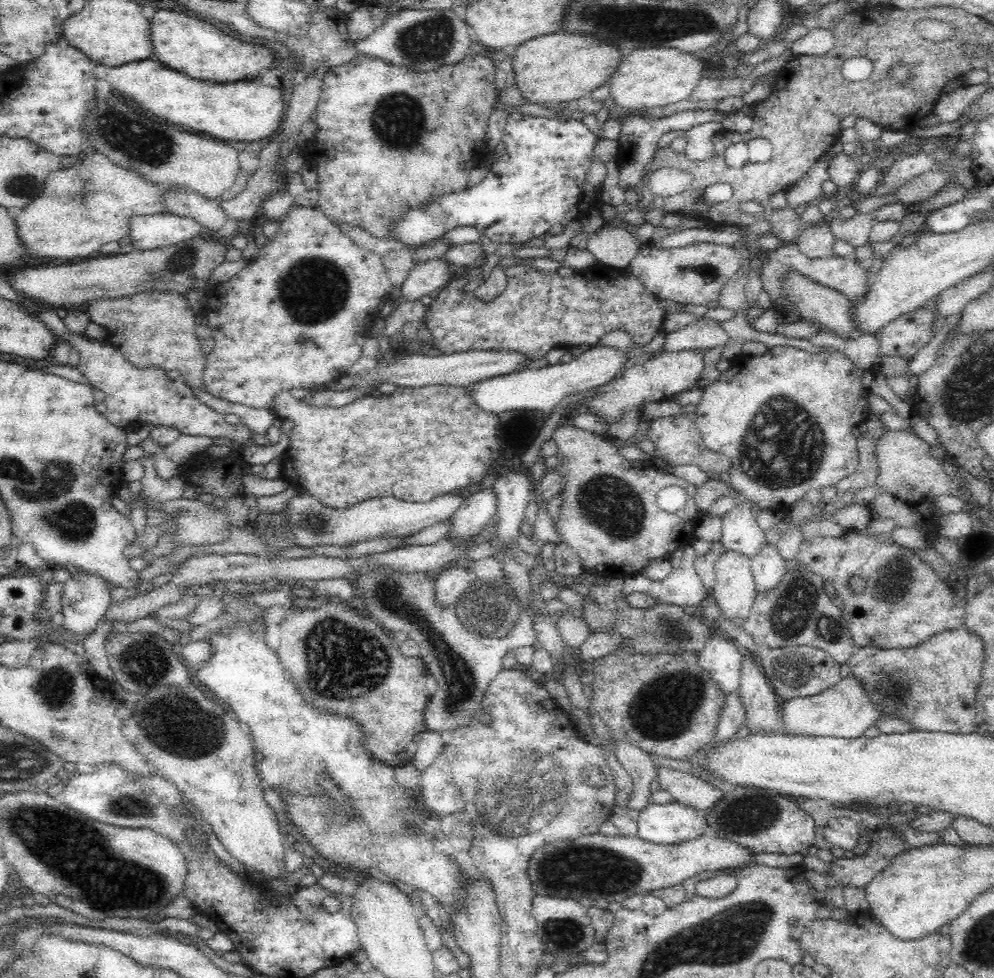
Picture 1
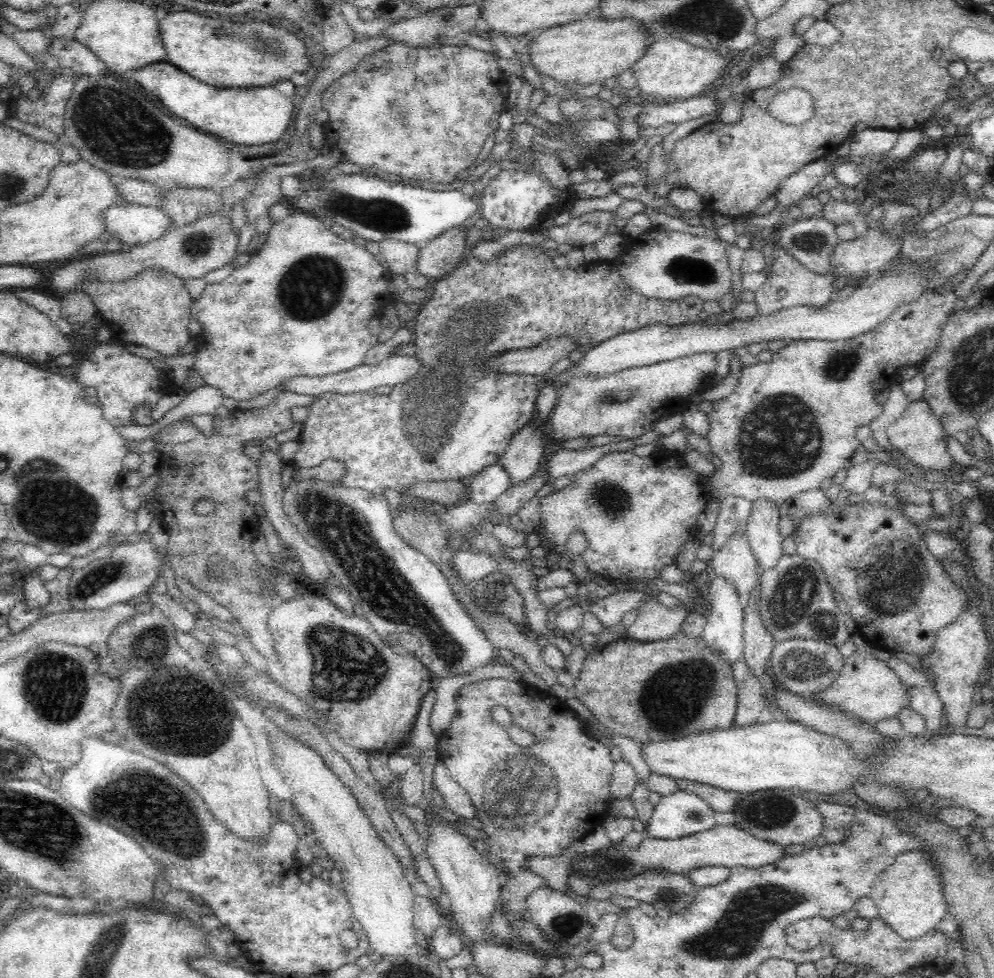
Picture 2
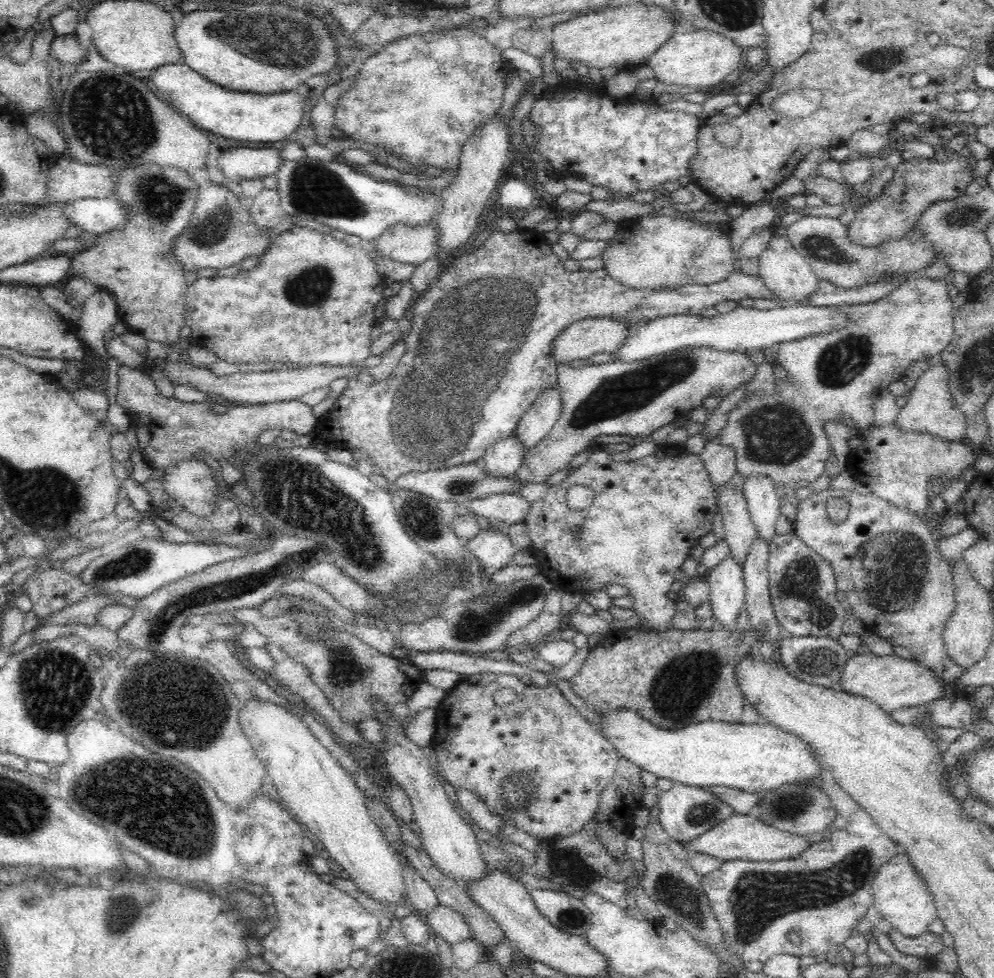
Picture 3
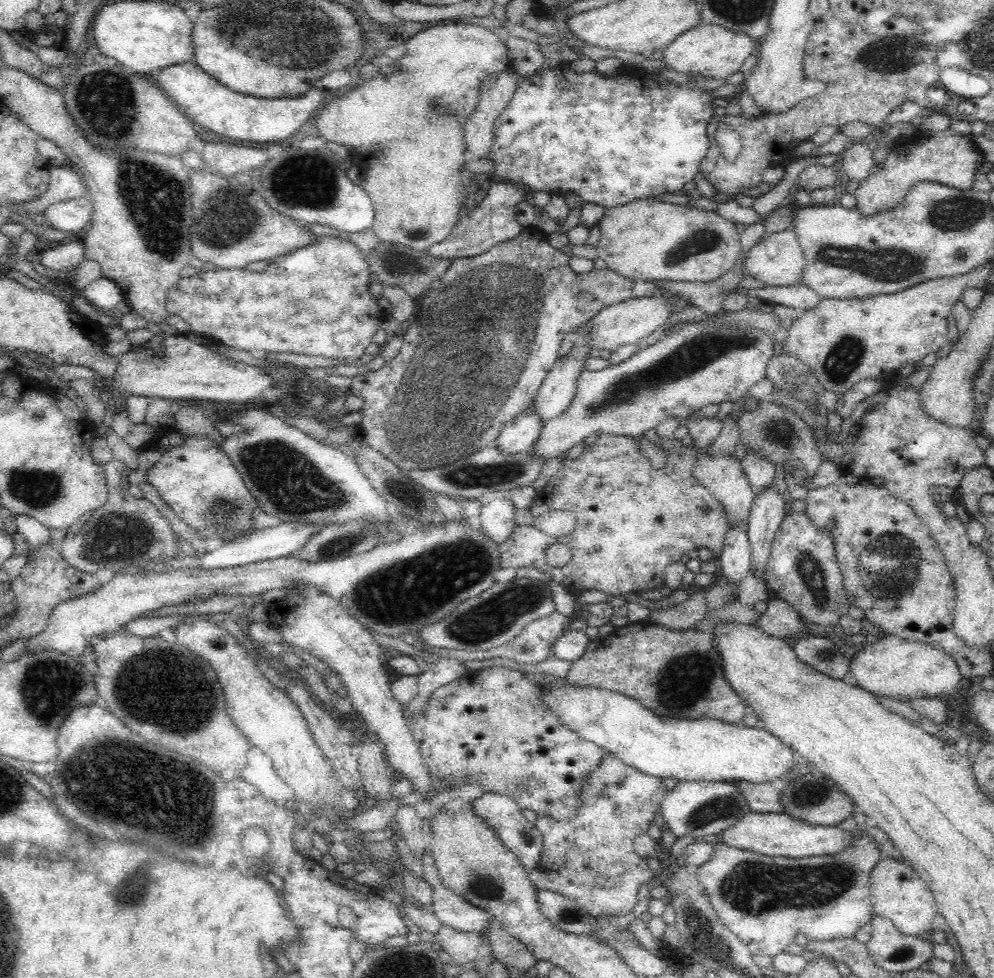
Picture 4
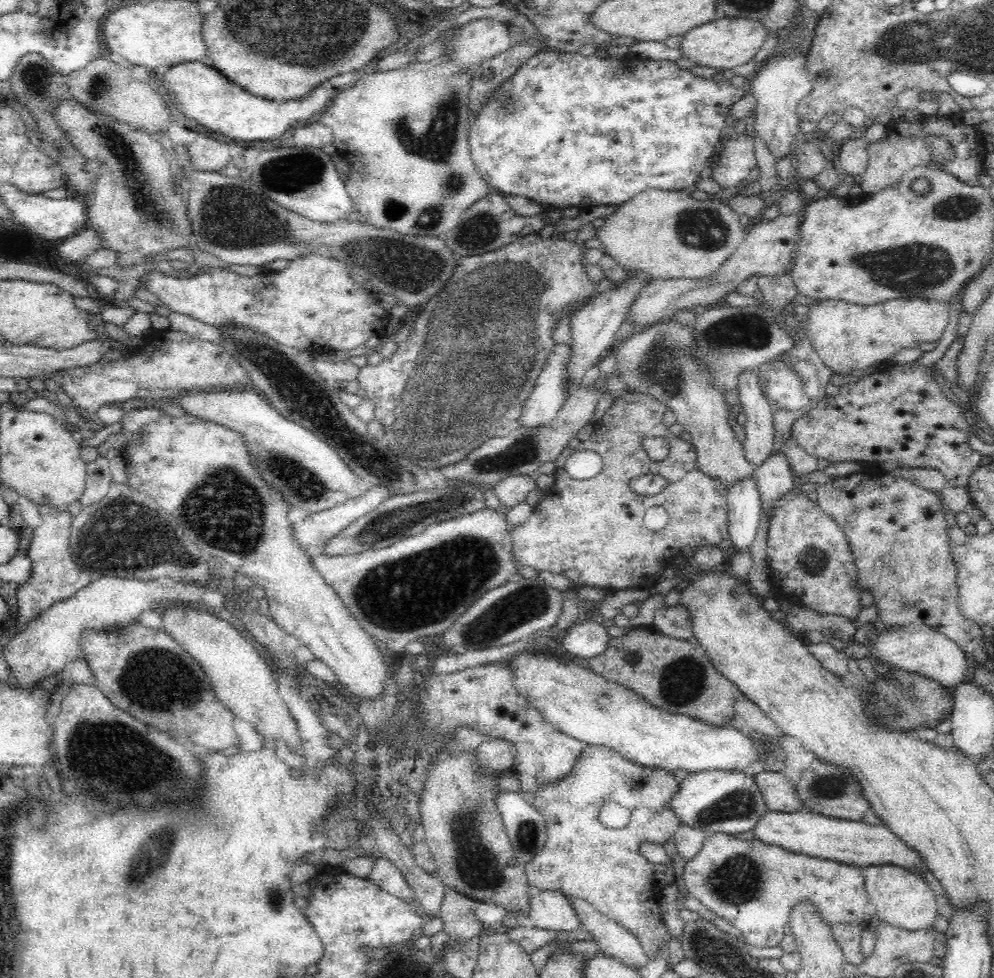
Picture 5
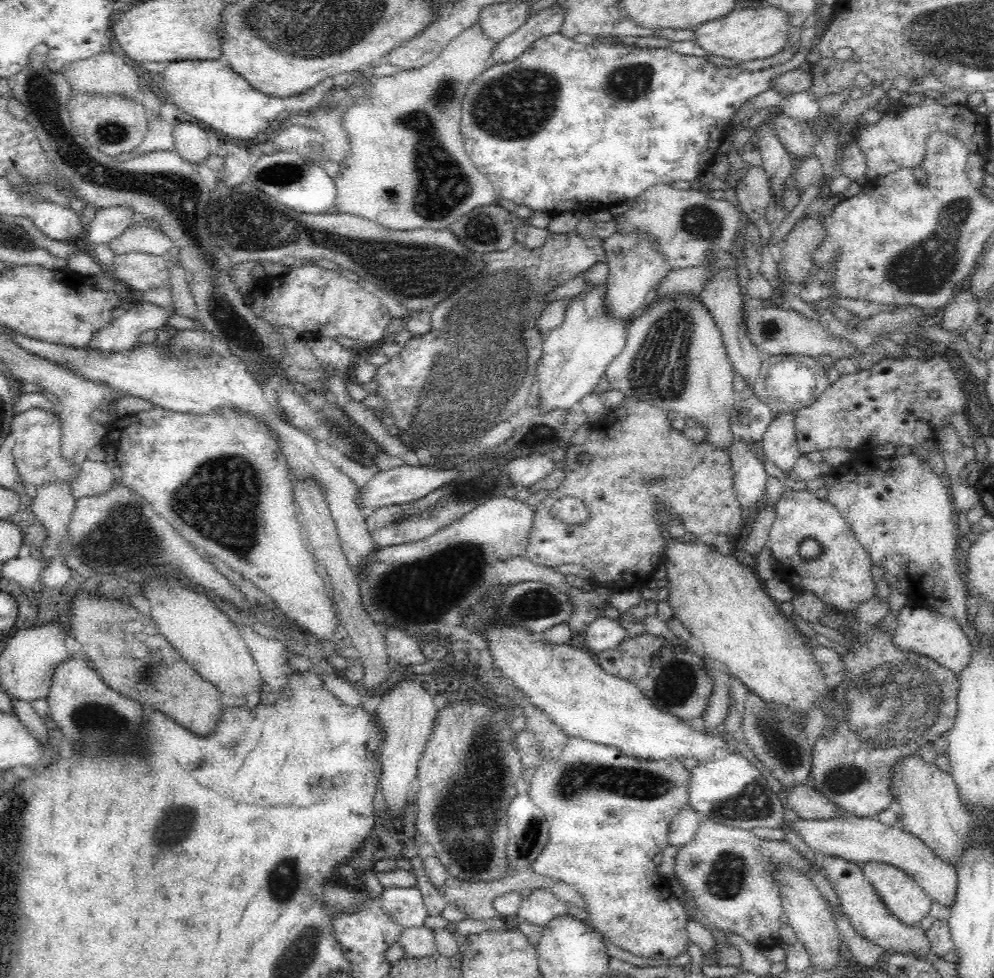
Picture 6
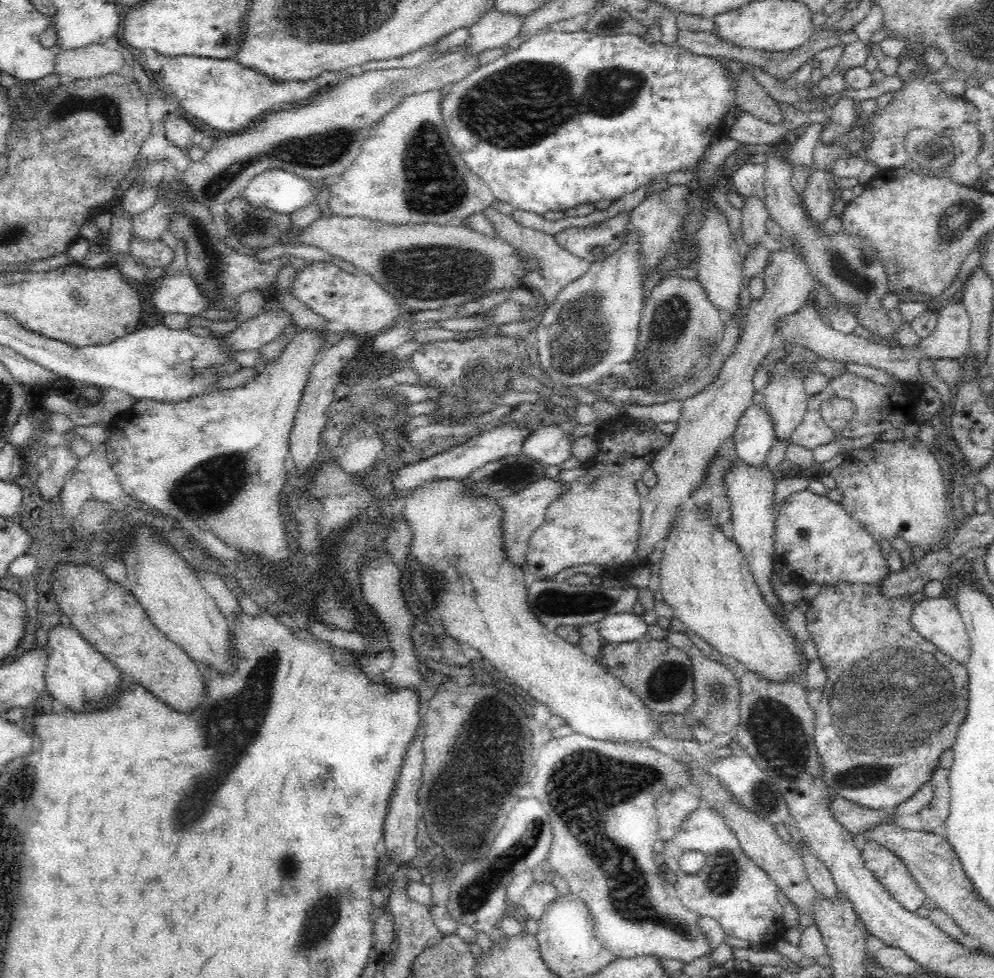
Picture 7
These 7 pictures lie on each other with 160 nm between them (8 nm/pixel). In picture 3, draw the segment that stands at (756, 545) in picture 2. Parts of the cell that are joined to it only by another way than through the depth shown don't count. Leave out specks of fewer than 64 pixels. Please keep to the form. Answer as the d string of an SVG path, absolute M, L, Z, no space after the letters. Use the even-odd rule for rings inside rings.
M750 475L742 488L750 519L754 523L756 536L770 546L776 534L776 523L782 515L782 505L776 486L766 475Z

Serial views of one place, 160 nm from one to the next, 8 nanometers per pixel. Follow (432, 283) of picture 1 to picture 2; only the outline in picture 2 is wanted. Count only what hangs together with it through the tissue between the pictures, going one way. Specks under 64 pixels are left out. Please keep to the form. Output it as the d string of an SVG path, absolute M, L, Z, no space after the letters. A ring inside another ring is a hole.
M454 227L421 245L414 270L432 284L453 271L469 252L464 241L466 230Z

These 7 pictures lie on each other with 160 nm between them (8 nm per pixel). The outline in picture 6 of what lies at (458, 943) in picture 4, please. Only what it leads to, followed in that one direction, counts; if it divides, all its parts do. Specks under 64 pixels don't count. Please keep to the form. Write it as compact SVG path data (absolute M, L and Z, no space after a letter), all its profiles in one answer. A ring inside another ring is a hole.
M532 870L514 872L512 875L493 880L492 882L462 881L449 876L446 882L444 882L444 886L442 886L441 894L444 900L446 900L446 905L454 905L462 909L468 920L486 921L496 917L496 909L492 909L492 902L494 902L494 899L498 898L498 896L508 893L519 893L521 890L526 889L533 891L537 888L548 889L560 900L563 900L567 906L581 908L583 911L587 912L587 904L582 894L574 887L550 877L543 877Z

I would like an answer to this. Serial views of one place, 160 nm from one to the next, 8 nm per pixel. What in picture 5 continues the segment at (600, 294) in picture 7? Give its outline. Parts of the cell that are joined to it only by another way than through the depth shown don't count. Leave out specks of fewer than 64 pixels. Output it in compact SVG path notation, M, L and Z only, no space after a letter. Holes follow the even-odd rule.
M556 344L552 356L538 376L536 386L522 406L521 414L517 418L519 427L533 429L550 424L557 417L565 403L567 384L567 370L564 364L571 356L569 344Z

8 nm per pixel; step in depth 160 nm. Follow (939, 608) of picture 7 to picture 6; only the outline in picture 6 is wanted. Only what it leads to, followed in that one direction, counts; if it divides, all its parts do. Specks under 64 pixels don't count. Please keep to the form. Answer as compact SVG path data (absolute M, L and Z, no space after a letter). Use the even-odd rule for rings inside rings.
M906 604L897 613L895 623L890 628L890 639L896 645L896 649L912 651L928 657L956 675L959 675L968 666L973 653L972 637L968 632L962 631L958 623L944 617L938 611L918 607L918 604Z

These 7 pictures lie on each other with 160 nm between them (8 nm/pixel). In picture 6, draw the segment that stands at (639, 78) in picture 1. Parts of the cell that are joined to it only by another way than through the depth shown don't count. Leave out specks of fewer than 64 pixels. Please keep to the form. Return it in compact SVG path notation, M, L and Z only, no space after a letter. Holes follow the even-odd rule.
M772 6L757 9L736 8L726 16L706 21L692 30L694 42L707 54L722 56L738 63L760 60L782 51L790 34L788 15Z

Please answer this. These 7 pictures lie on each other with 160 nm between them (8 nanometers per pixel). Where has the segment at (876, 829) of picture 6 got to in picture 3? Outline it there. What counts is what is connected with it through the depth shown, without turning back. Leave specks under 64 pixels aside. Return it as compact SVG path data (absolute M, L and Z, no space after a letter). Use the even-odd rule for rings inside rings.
M732 814L727 820L720 822L704 834L700 834L699 838L690 840L690 842L678 843L687 852L706 854L722 863L732 862L732 860L762 862L794 859L809 848L808 840L802 836L793 836L788 832L781 832L772 826L763 824L754 816L740 814Z

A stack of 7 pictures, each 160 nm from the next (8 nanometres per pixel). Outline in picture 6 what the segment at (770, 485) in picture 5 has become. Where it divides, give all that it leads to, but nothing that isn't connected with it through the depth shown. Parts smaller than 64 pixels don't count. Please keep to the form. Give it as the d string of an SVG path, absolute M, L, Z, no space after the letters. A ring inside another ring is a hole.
M791 413L773 417L763 434L763 455L772 460L786 476L790 474L796 461L802 455L797 446L794 418L795 415Z

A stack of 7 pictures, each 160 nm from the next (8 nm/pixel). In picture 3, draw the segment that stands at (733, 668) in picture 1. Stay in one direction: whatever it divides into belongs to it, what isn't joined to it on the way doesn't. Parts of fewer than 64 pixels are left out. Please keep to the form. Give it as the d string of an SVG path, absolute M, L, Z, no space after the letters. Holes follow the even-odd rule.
M729 554L718 566L709 569L704 578L709 587L712 617L717 628L729 633L736 629L736 618L745 606L743 566Z

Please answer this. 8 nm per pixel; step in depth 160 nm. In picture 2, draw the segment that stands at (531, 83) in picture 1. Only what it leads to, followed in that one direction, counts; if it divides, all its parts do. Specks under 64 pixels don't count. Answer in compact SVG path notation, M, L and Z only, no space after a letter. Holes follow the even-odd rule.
M589 15L565 25L540 30L527 47L529 61L539 76L553 78L563 86L588 86L602 84L630 69L650 43L648 31L632 19L608 20Z

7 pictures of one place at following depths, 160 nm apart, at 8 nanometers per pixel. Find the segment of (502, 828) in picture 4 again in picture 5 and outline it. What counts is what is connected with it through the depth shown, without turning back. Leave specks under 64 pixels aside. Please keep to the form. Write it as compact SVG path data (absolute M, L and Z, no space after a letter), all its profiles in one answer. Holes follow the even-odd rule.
M498 792L495 804L516 857L524 864L531 862L544 849L547 841L544 818L531 800L519 792Z

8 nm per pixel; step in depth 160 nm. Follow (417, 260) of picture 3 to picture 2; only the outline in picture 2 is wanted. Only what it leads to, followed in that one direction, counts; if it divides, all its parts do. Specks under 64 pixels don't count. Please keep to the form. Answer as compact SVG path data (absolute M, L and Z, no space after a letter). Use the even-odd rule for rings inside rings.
M384 239L378 242L378 246L380 258L384 260L387 271L402 275L414 271L420 245L396 239Z

